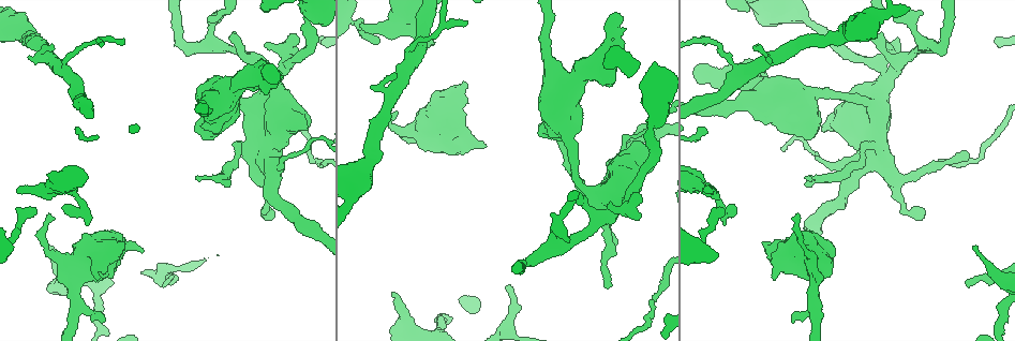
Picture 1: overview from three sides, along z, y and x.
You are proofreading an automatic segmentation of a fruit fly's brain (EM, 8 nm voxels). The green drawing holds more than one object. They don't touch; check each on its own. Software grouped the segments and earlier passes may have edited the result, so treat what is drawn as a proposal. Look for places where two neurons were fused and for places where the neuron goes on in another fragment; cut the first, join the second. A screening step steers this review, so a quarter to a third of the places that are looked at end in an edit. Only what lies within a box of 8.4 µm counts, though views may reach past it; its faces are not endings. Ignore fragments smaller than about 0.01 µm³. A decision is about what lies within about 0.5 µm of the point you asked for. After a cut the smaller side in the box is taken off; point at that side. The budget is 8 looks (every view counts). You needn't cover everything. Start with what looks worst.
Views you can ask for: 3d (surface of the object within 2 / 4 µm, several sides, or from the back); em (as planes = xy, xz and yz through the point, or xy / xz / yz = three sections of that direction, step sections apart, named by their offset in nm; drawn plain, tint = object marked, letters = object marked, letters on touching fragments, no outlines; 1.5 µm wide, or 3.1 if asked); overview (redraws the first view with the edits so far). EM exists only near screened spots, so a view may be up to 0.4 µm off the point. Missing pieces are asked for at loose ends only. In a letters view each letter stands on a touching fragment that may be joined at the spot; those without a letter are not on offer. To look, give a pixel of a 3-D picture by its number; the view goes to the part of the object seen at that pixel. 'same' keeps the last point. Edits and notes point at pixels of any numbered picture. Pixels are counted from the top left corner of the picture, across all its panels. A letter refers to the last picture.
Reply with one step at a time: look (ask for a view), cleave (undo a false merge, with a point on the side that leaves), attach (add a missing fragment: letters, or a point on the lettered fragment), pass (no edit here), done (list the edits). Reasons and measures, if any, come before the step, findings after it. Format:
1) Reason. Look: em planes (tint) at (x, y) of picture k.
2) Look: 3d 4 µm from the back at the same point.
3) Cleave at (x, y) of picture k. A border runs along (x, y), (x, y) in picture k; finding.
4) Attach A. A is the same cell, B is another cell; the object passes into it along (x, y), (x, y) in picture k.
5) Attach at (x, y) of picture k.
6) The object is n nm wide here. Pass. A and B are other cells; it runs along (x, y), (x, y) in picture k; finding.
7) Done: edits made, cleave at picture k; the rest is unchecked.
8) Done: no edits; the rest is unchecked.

Free end. Look: em planes (letters) at (97, 278) of picture 1.

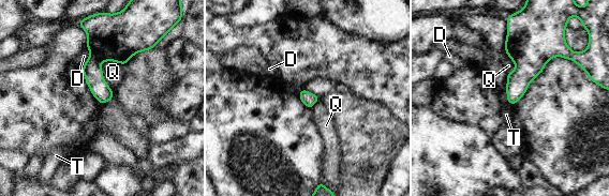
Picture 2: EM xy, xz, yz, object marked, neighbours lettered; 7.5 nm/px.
Pass. D, Q and T are other cells; a border runs along (104, 60), (103, 79), (113, 92) in picture 2; no lettered fragment goes on from it.

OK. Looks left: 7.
Thin neck. Look: em planes (letters) at (11, 240) of picture 1.

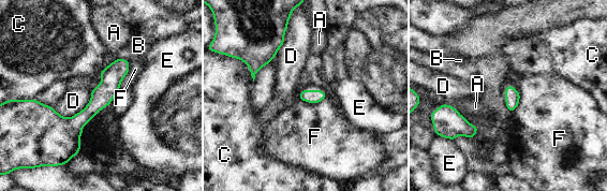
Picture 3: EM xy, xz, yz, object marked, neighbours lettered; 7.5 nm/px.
Pass. A, B, C, D, E and F are other cells; it runs along (126, 63), (76, 122), (36, 108) in picture 3; all the same neuron.

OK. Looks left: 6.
Sudden change in width. Look: em planes (letters) at (866, 100) of picture 1.

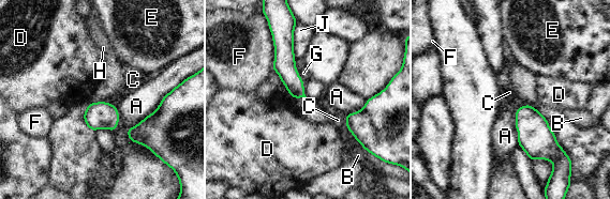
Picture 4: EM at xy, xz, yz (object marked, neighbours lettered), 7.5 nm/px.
The object is 130 nm wide here. Pass. A, B, C, D, E, F, G, H and J are other cells; it runs along (291, 37), (286, 71), (296, 95) in picture 4; continuous, no second neuron.

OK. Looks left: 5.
Done: no edits; the rest is unchecked.

